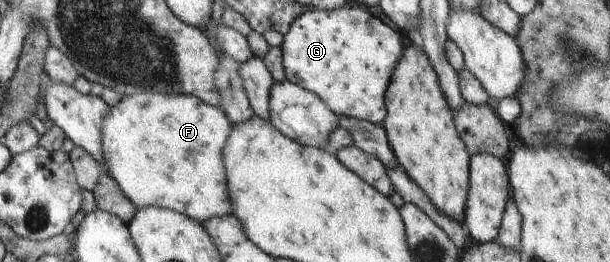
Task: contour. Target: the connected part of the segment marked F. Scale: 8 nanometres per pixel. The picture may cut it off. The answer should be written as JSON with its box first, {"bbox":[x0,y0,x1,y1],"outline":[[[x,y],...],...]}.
{"bbox":[100,91,232,224],"outline":[[[142,91],[122,98],[102,119],[100,141],[105,167],[122,194],[137,209],[147,206],[171,209],[203,224],[208,219],[232,213],[223,161],[224,145],[231,129],[229,119],[220,108],[193,95]]]}

